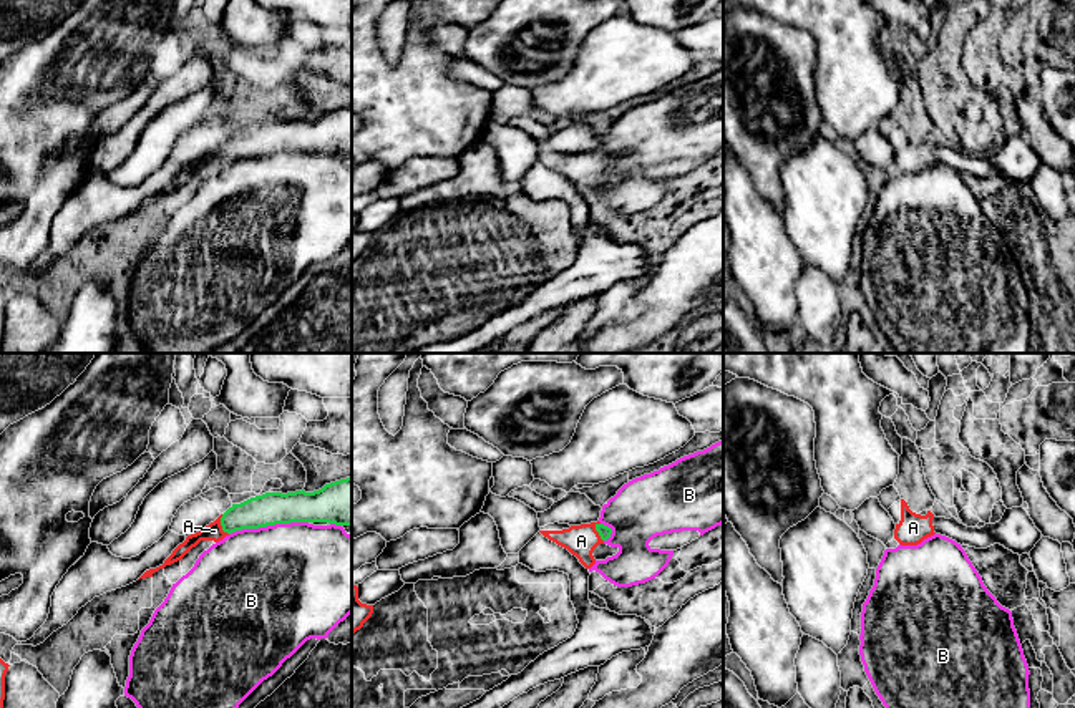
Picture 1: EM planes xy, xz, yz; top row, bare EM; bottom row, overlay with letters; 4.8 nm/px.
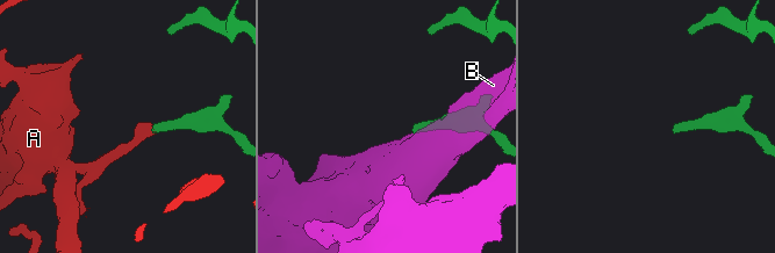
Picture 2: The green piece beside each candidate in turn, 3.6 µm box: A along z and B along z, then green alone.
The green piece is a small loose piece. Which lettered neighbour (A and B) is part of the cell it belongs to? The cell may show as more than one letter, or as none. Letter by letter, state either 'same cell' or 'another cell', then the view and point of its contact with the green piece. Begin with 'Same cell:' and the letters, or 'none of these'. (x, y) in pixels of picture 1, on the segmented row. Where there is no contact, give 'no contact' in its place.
Same cell: A
A: same cell | xy (221, 524)
B: another cell | xy (267, 524)

